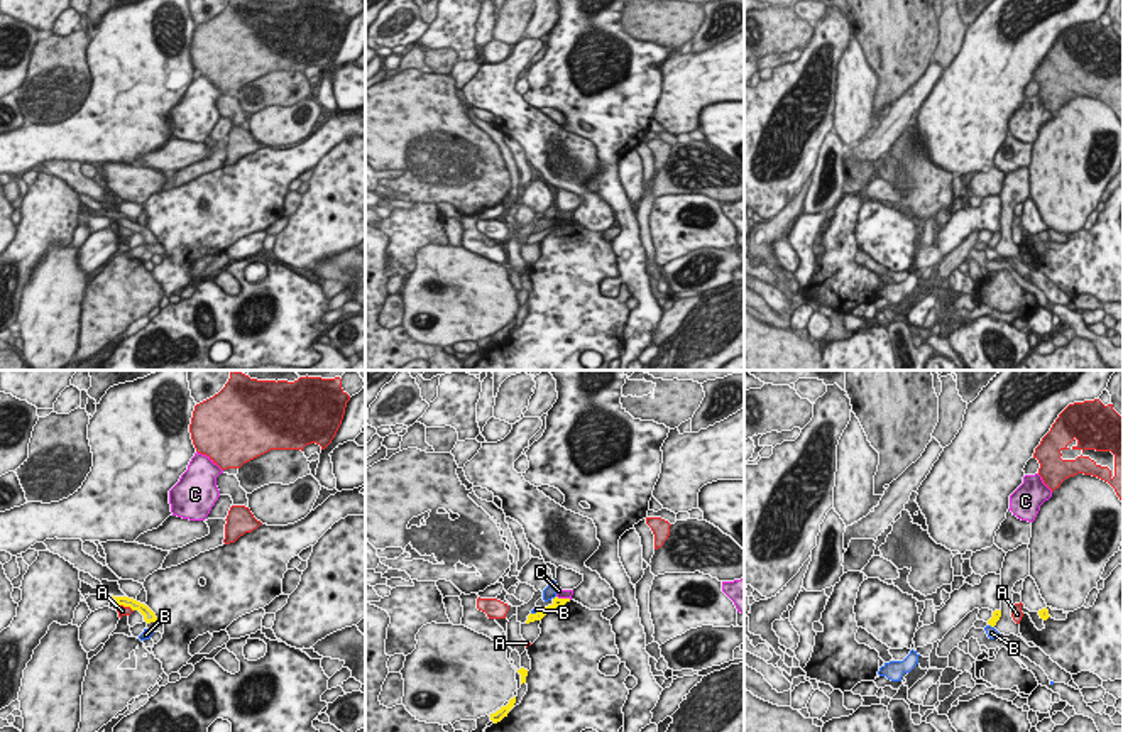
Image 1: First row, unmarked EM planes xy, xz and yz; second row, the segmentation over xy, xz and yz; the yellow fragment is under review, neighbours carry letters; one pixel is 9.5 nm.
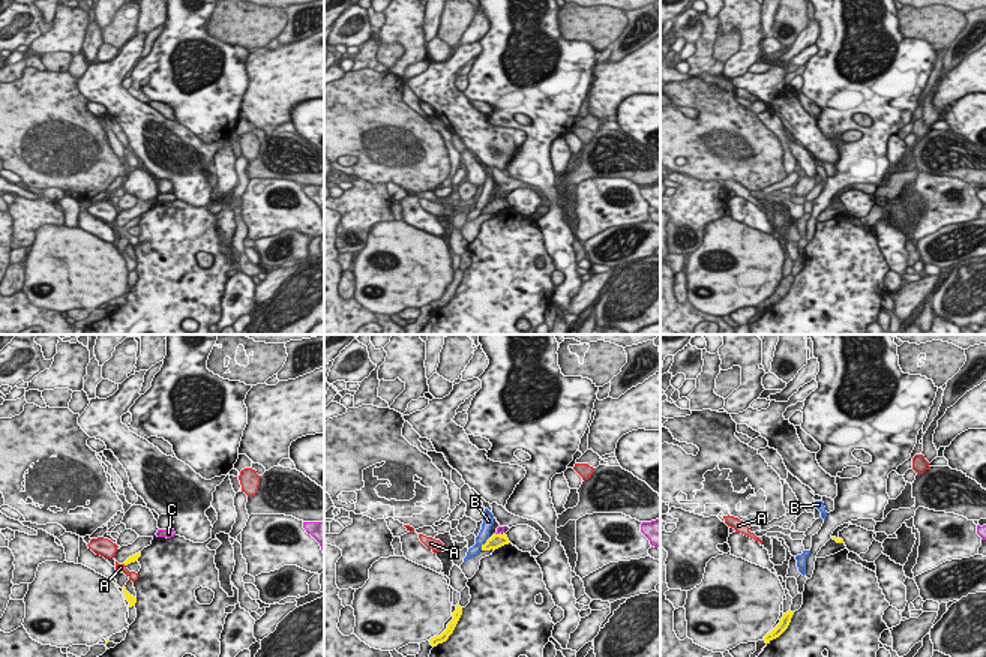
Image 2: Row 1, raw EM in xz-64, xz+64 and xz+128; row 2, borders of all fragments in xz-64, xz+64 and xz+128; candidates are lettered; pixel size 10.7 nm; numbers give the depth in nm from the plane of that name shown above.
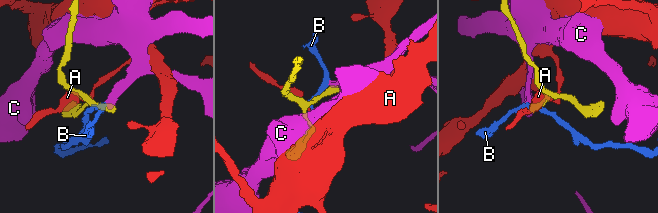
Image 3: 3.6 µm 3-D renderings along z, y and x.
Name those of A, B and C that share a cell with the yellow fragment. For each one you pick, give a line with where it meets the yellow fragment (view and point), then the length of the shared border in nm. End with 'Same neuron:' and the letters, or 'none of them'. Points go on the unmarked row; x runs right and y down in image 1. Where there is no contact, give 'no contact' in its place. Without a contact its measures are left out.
Same neuron: none of them

